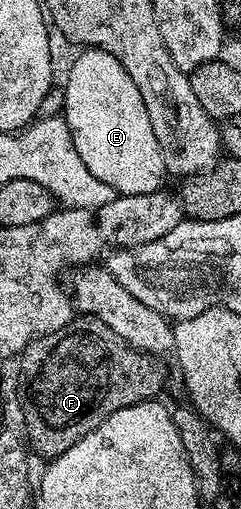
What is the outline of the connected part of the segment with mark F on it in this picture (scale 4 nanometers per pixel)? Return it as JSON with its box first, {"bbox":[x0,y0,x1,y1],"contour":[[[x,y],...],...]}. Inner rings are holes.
{"bbox":[18,316,167,460],"contour":[[[76,316],[65,328],[33,339],[23,350],[18,362],[23,369],[23,422],[27,425],[25,438],[30,449],[40,450],[47,460],[73,448],[77,440],[89,436],[89,432],[113,416],[113,412],[138,402],[158,399],[163,390],[163,381],[167,378],[167,370],[156,355],[134,350],[128,342],[121,340],[121,336],[117,336],[117,332],[113,332],[113,328],[109,328],[109,324],[94,316]]]}

